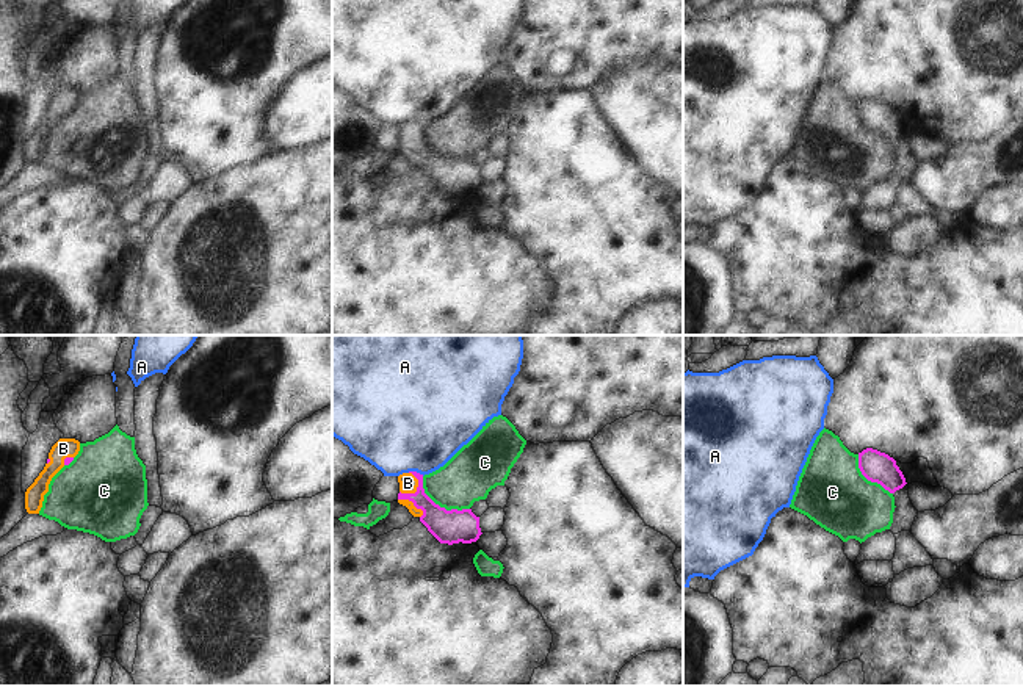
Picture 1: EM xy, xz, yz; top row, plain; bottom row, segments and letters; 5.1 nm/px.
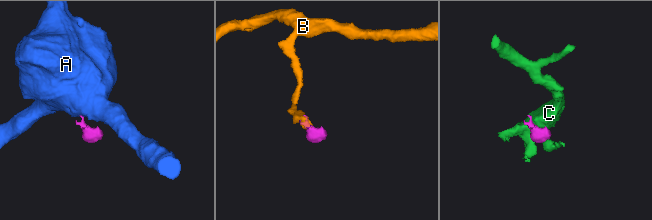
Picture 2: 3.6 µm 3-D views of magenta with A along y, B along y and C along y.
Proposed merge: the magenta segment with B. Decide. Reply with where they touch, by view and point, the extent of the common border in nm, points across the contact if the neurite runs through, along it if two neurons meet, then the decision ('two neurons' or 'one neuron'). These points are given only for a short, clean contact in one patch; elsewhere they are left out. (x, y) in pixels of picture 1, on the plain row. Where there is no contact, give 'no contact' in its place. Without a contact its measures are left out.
xz (417, 138) | 130 nm | across xz (448, 176), (417, 148), (417, 138), (408, 132) | one neuron

